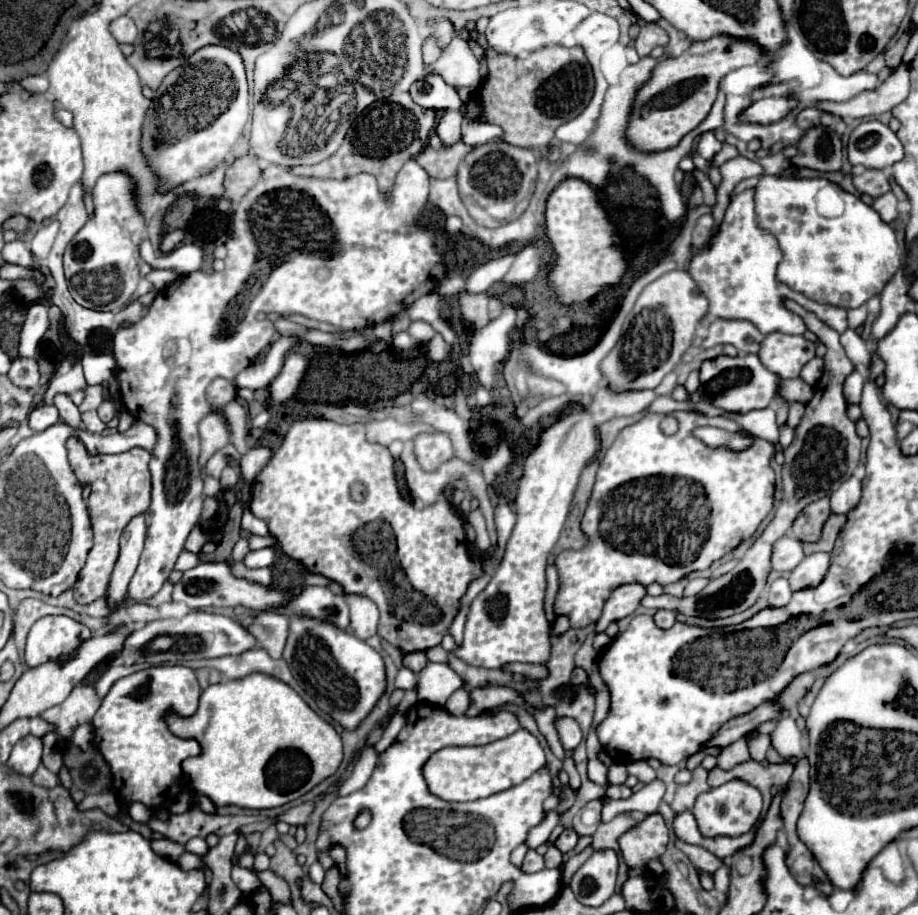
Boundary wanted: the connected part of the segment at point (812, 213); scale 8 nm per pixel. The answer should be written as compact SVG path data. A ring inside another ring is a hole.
M761 175L755 185L755 213L761 229L769 231L783 253L783 261L777 265L777 279L789 285L793 291L805 297L833 307L855 309L873 295L879 295L887 281L895 275L901 265L901 251L893 229L879 217L879 213L865 205L857 195L841 191L845 201L845 213L841 217L823 217L815 211L815 193L825 187L827 179L801 179L781 175Z

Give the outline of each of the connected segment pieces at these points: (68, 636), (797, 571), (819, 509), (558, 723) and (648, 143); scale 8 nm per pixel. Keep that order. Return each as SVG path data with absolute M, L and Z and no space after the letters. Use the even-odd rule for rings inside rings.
M41 617L29 631L25 663L35 667L47 661L55 661L55 657L69 657L87 637L91 637L91 631L71 617Z
M811 553L807 555L789 575L789 583L793 591L817 587L829 569L831 553Z
M821 497L817 501L809 503L795 519L795 523L791 527L791 535L801 541L817 541L819 529L823 527L823 521L827 521L829 515L831 515L829 497Z
M555 717L555 729L565 749L575 749L581 743L581 729L571 717Z
M715 35L707 41L695 41L679 57L661 59L651 73L651 79L637 91L633 113L627 123L627 141L639 153L661 153L679 145L711 111L717 97L719 81L733 69L755 65L763 59L763 49L747 39Z

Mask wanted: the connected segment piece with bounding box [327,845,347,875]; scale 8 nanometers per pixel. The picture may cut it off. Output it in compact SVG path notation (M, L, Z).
M333 845L327 853L337 861L339 869L341 869L341 875L347 875L347 871L345 871L345 849L341 845Z

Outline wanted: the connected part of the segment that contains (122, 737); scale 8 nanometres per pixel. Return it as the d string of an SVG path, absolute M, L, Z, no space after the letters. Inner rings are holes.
M161 665L119 679L103 697L93 721L95 739L115 775L115 795L121 793L125 783L125 803L141 801L149 809L161 807L167 789L183 777L181 761L201 753L197 741L183 741L163 725L163 709L175 709L183 713L183 717L195 713L199 689L193 669L183 665Z

